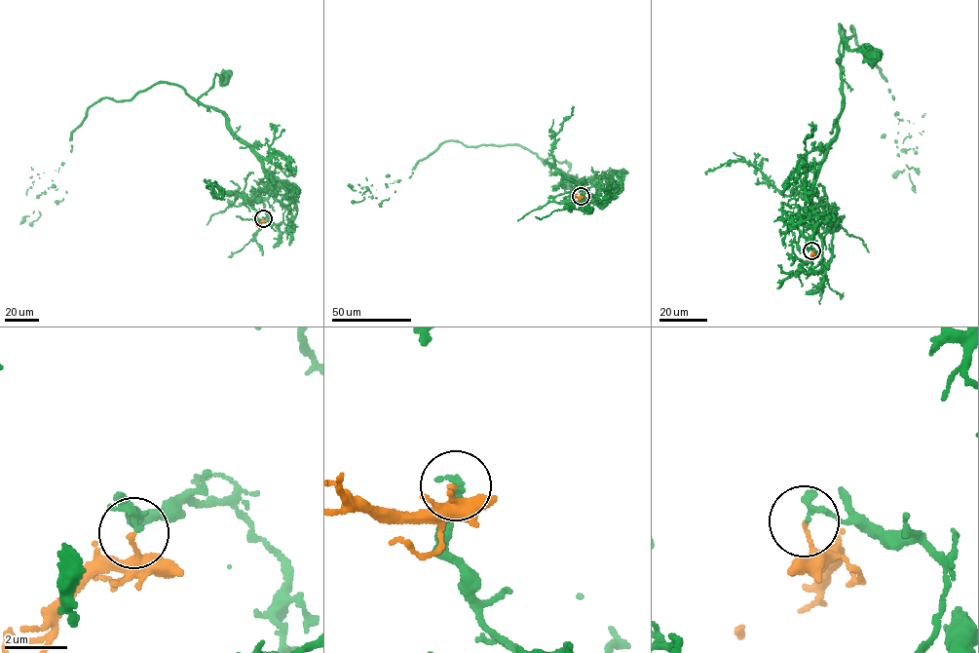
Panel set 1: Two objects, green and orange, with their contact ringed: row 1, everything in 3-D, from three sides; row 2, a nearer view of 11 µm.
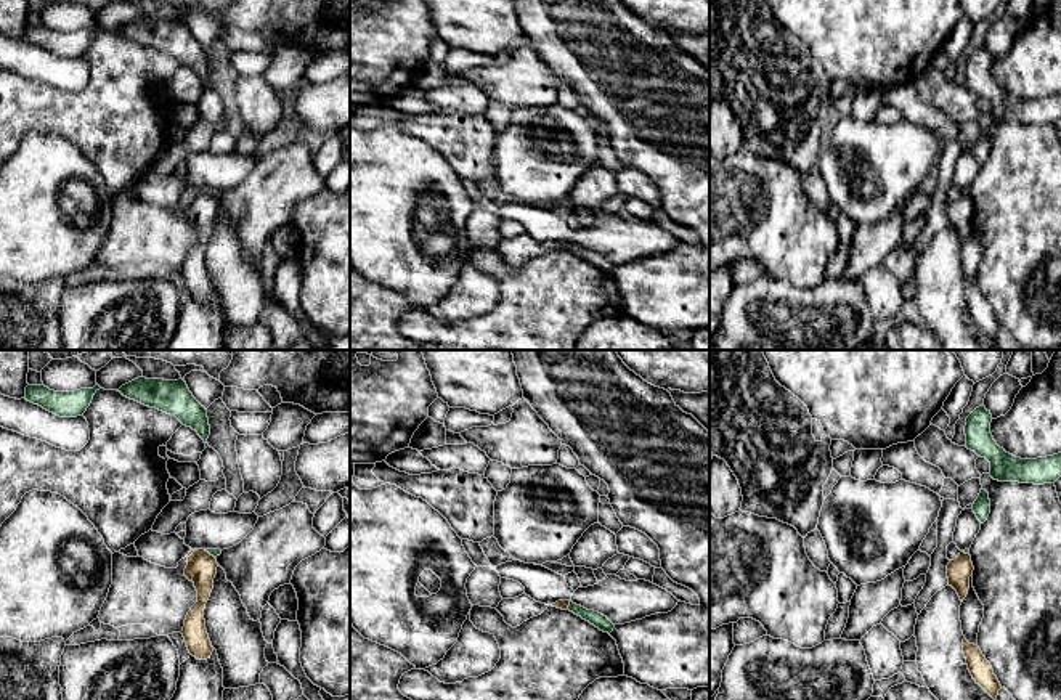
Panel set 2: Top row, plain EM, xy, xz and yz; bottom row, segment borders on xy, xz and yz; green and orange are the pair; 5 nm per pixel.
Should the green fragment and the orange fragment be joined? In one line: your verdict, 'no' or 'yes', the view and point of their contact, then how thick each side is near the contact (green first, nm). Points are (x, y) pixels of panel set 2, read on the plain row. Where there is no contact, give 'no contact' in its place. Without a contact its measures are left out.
no; contact xy (211, 195); calibres 40 and 150 nm

